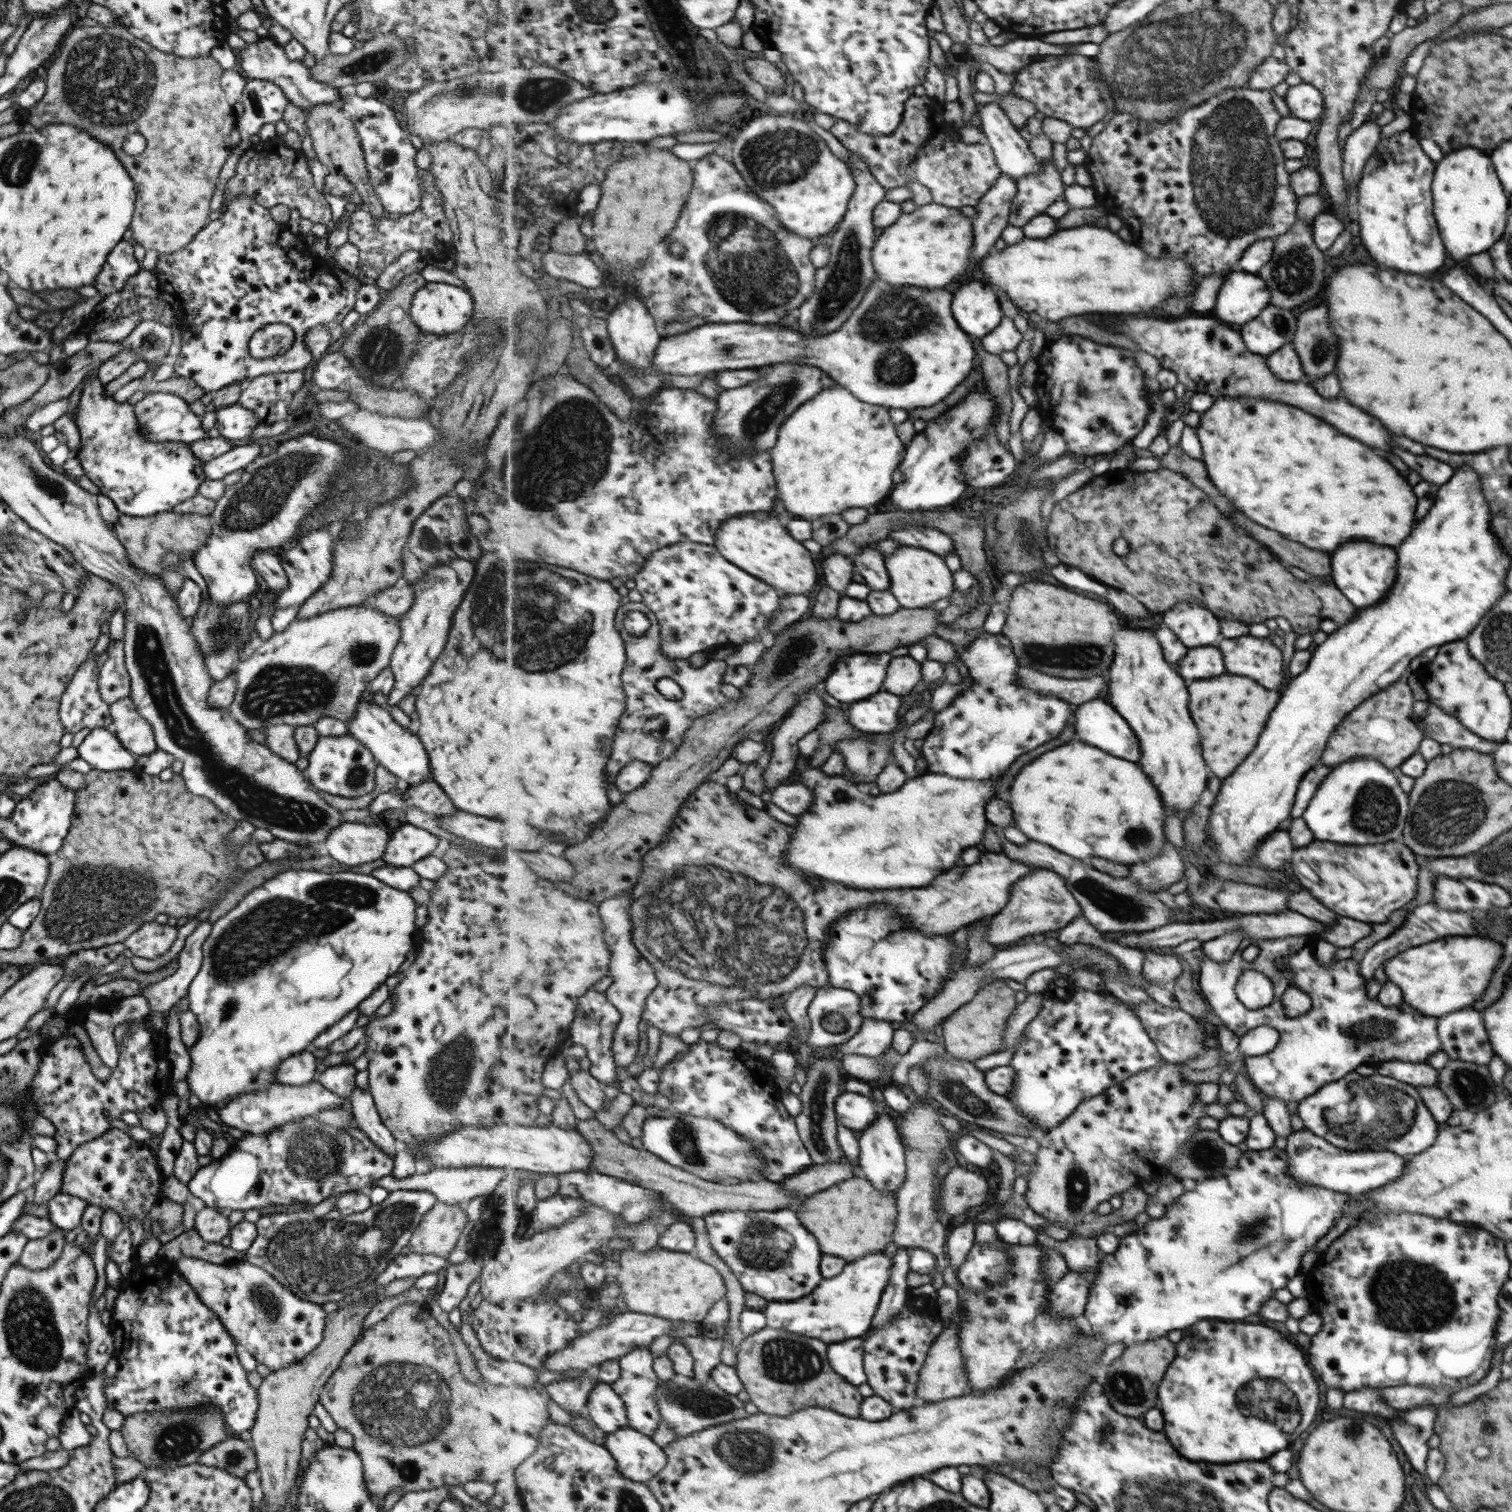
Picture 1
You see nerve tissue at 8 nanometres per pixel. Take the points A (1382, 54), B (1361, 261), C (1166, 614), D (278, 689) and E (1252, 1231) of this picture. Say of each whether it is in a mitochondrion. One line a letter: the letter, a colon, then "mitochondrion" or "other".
A: other
B: other
C: other
D: mitochondrion
E: mitochondrion

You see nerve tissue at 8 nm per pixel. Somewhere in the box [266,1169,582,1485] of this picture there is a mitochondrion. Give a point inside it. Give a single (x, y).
(397, 1403)

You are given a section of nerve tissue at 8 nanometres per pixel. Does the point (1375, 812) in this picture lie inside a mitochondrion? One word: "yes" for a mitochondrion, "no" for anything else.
yes

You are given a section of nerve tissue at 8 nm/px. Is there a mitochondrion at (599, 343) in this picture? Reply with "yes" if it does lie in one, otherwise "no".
no

